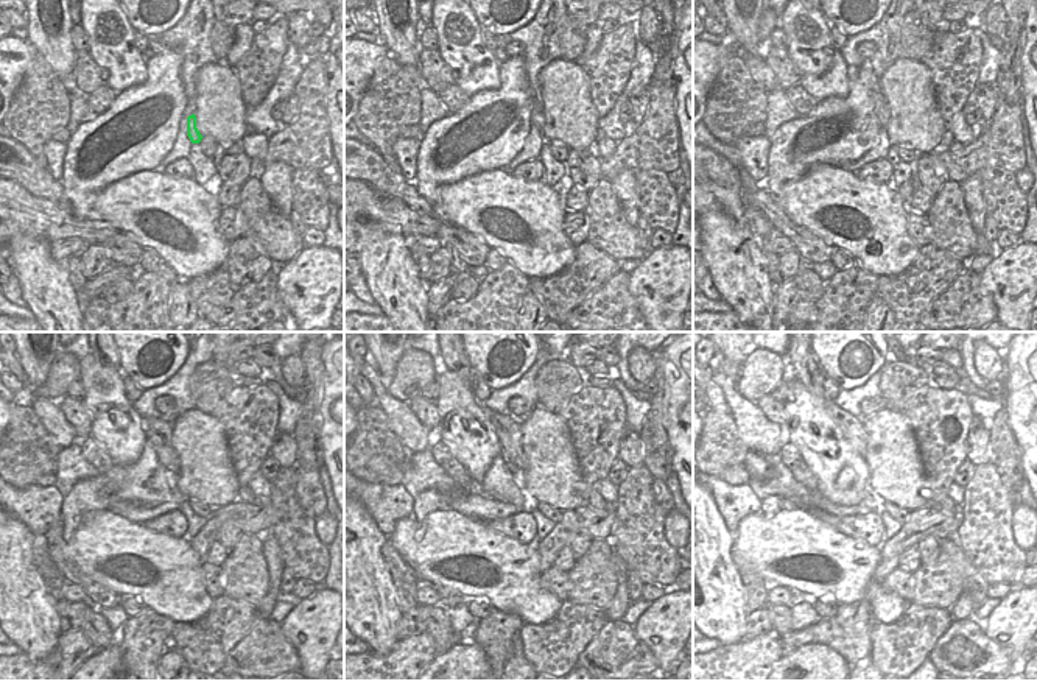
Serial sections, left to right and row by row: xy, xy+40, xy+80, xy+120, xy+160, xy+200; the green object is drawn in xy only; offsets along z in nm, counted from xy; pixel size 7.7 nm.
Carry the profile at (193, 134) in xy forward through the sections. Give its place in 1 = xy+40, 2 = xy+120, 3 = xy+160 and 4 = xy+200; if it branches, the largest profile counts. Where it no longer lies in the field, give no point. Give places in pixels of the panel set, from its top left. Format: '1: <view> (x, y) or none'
1: xy+40 (537, 119)
2: xy+120 (158, 430)
3: xy+160 (506, 429)
4: xy+200 (805, 365)

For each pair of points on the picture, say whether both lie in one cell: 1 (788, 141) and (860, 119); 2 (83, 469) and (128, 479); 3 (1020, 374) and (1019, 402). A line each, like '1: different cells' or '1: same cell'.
1: same cell
2: different cells
3: same cell

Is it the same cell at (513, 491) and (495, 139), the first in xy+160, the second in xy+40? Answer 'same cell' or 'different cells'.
same cell

